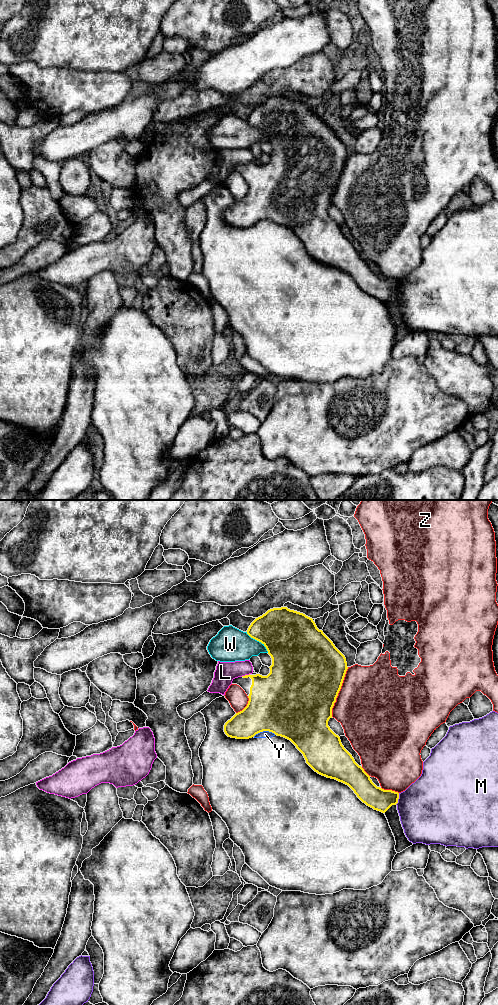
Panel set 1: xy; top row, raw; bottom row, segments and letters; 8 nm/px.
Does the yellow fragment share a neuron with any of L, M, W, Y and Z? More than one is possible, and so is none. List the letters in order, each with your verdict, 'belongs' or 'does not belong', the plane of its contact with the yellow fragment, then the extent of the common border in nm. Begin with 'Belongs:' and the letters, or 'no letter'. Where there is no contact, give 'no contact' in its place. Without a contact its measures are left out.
Belongs: no letter
L: does not belong; contact in xy; length 80 nm
M: does not belong; contact in xy; length 100 nm
W: does not belong; contact in xy; length 240 nm
Y: does not belong; contact in xy; length 180 nm
Z: does not belong; contact in xy; length 420 nm

